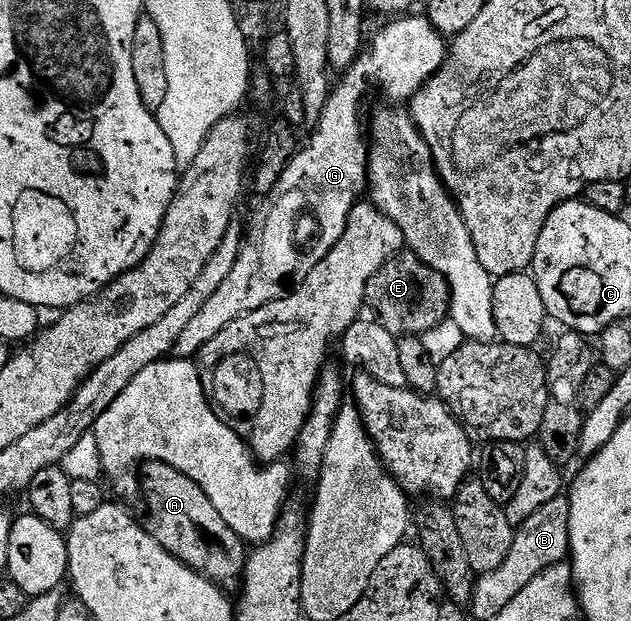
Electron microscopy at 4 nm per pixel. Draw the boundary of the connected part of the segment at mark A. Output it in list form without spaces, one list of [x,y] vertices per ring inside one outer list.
[[[147,461],[140,469],[140,497],[141,500],[146,500],[147,521],[144,521],[144,528],[154,536],[156,543],[160,543],[160,547],[164,547],[176,559],[183,561],[189,569],[195,569],[201,577],[208,578],[213,585],[226,591],[239,588],[242,577],[246,574],[247,542],[238,537],[236,531],[228,527],[228,523],[224,523],[220,511],[212,507],[212,499],[204,495],[199,485],[192,483],[188,475],[176,471],[171,465]]]

